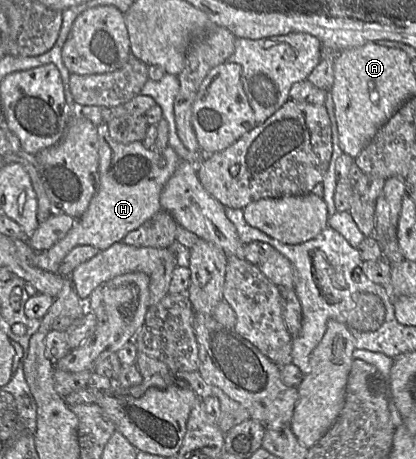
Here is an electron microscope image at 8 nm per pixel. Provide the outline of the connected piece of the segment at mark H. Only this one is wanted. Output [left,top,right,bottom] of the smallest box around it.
[33,122,181,273]

